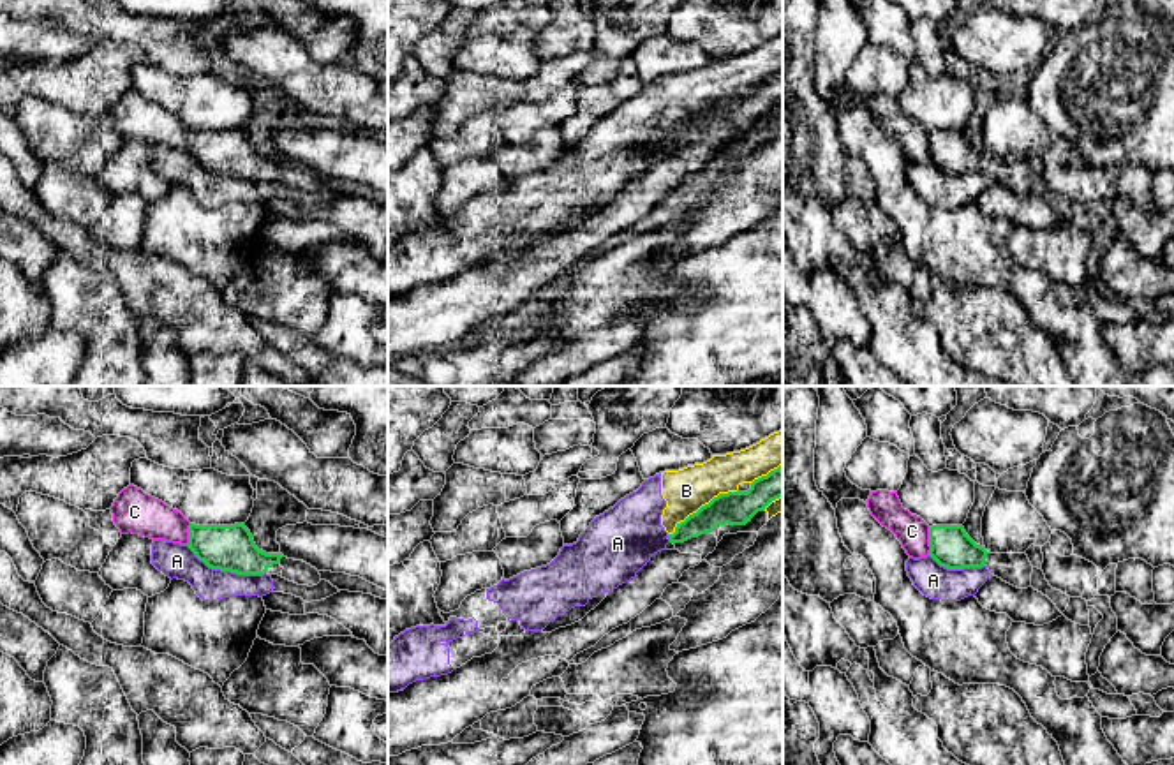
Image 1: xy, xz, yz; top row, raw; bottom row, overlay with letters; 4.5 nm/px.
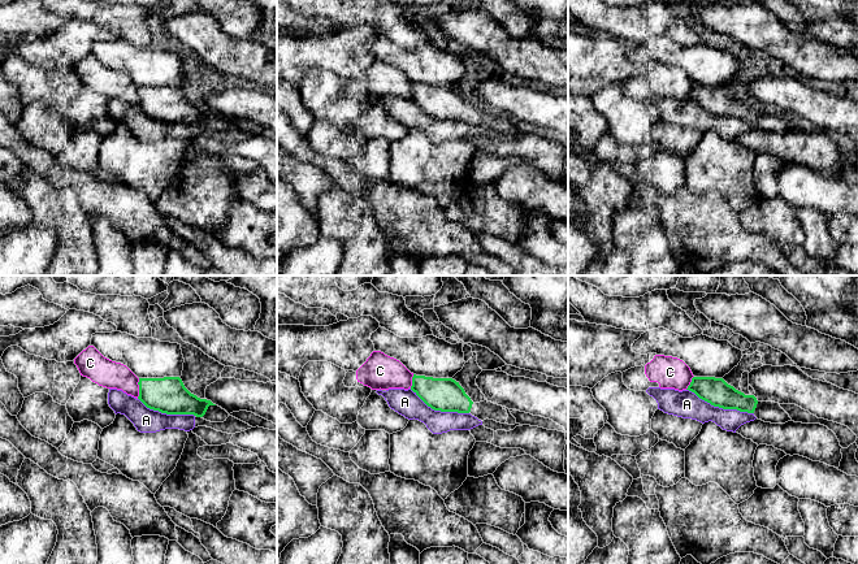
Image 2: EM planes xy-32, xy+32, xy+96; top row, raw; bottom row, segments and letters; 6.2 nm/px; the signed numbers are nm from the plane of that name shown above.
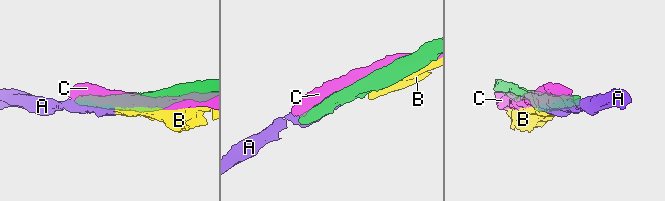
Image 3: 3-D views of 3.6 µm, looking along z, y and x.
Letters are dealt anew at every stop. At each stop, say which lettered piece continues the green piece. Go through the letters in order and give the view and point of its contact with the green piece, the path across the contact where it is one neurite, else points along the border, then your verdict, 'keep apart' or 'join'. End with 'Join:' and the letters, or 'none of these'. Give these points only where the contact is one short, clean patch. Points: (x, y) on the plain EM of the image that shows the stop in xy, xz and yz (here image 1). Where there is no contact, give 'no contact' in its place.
A: contact xy (226, 175); keep apart
B: contact xz (702, 111); keep apart
C: contact yz (929, 147); keep apart
Join: none of these

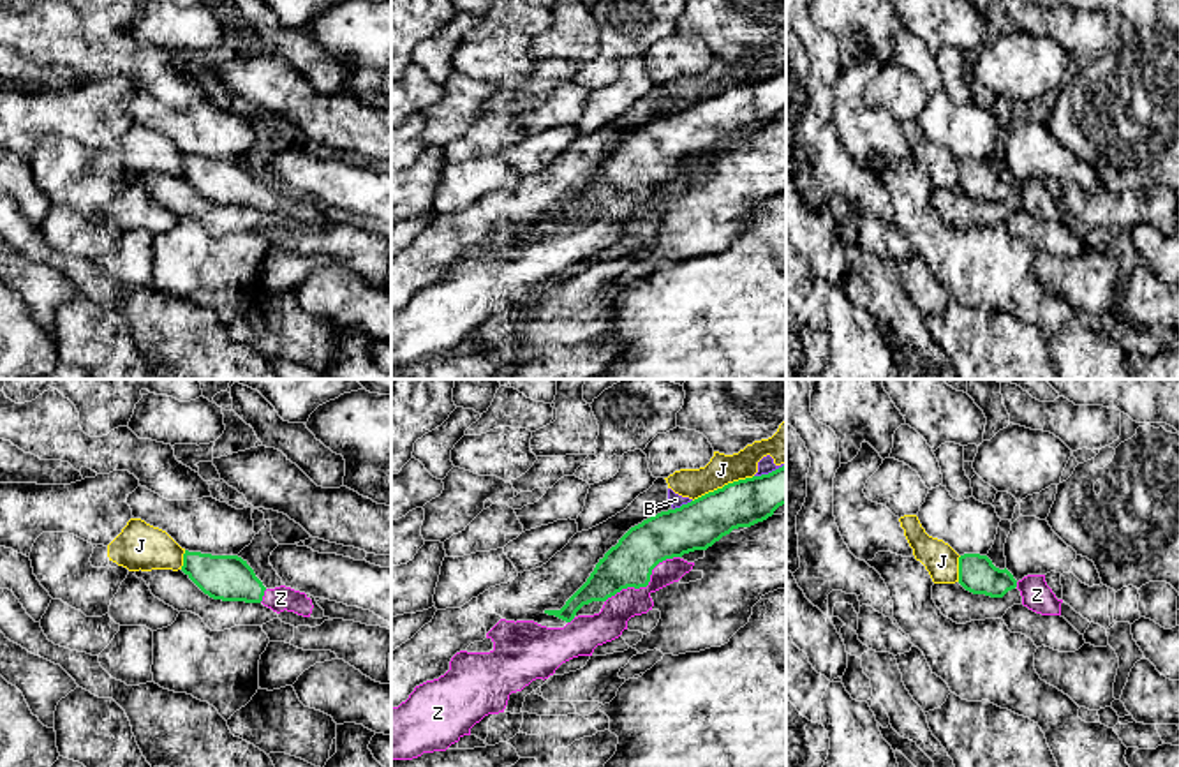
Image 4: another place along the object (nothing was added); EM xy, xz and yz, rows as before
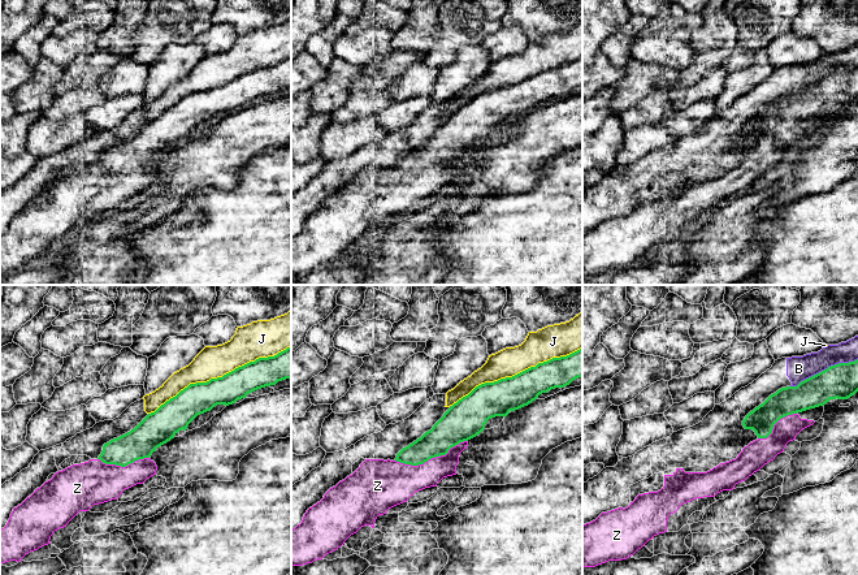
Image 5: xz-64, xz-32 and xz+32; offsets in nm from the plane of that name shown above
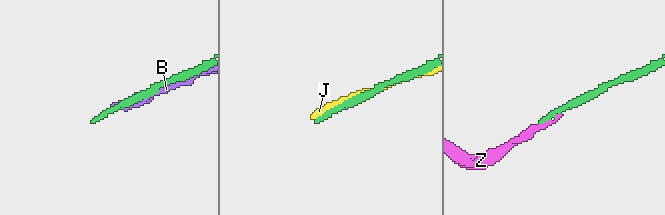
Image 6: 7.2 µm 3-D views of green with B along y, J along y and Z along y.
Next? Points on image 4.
B: contact xz (682, 110); keep apart
J: contact xz (725, 90); keep apart
Z: contact xz (645, 191); join
Join: Z

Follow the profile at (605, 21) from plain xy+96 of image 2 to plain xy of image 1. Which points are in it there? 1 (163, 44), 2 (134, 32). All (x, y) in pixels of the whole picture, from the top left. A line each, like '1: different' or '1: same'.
1: same
2: same

